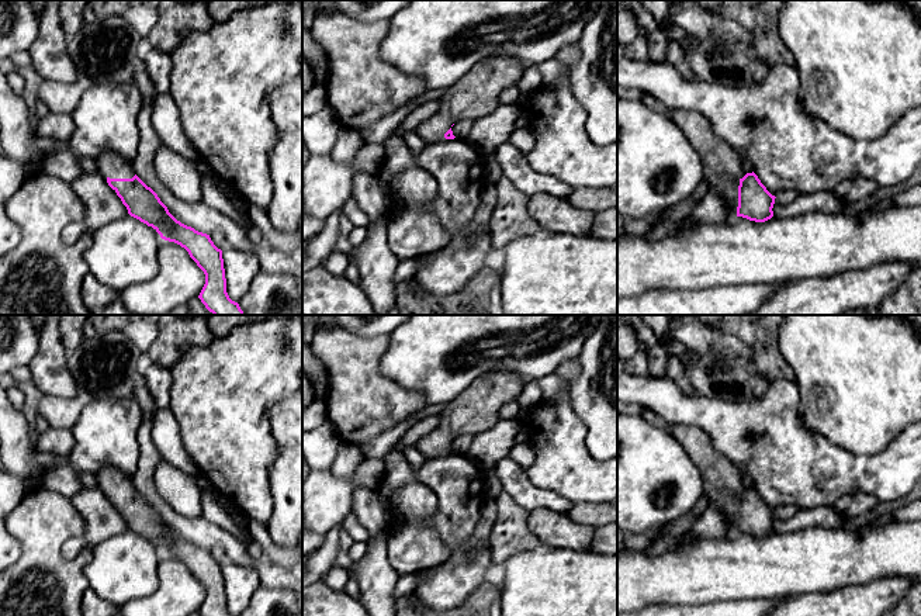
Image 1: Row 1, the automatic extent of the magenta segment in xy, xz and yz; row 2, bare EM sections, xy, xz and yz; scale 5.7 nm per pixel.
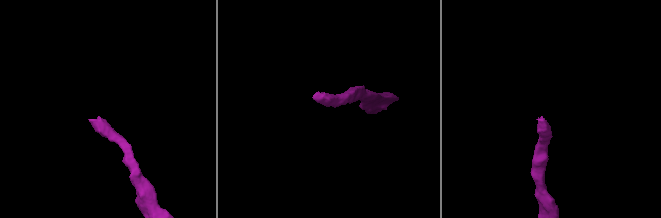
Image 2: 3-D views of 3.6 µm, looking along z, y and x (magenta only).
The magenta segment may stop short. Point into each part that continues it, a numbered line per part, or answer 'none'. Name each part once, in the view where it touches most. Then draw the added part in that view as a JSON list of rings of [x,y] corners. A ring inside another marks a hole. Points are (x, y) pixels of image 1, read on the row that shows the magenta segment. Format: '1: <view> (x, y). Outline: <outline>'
1: yz (722, 165). Outline: [[[676,110],[671,114],[702,160],[703,180],[710,190],[721,194],[727,208],[727,221],[737,217],[738,186],[747,174],[741,155],[717,136],[709,120],[693,110]]]

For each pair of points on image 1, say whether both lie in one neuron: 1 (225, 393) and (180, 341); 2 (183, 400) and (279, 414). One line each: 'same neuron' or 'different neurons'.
1: different neurons
2: different neurons

